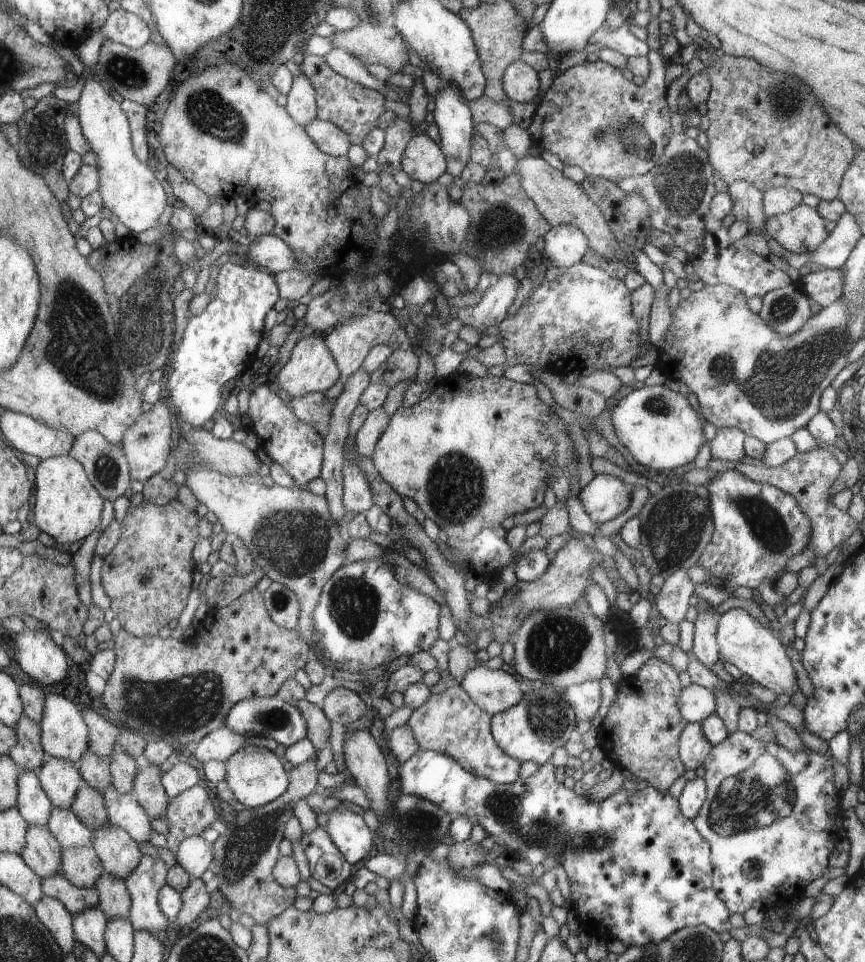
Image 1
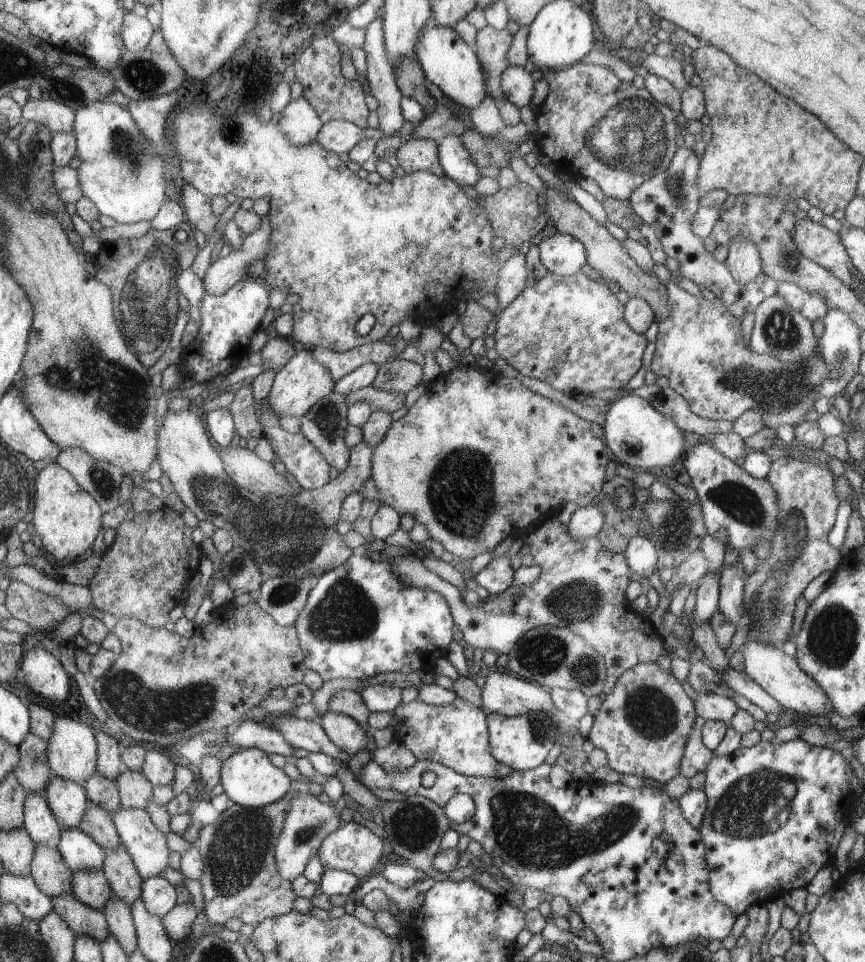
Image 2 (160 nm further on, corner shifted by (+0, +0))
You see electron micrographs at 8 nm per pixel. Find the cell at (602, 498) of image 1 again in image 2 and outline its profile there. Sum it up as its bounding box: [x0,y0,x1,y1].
[567,506,604,542]

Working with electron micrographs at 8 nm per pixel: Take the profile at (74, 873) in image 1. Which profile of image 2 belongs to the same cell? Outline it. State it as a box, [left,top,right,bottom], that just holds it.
[73,870,113,914]

